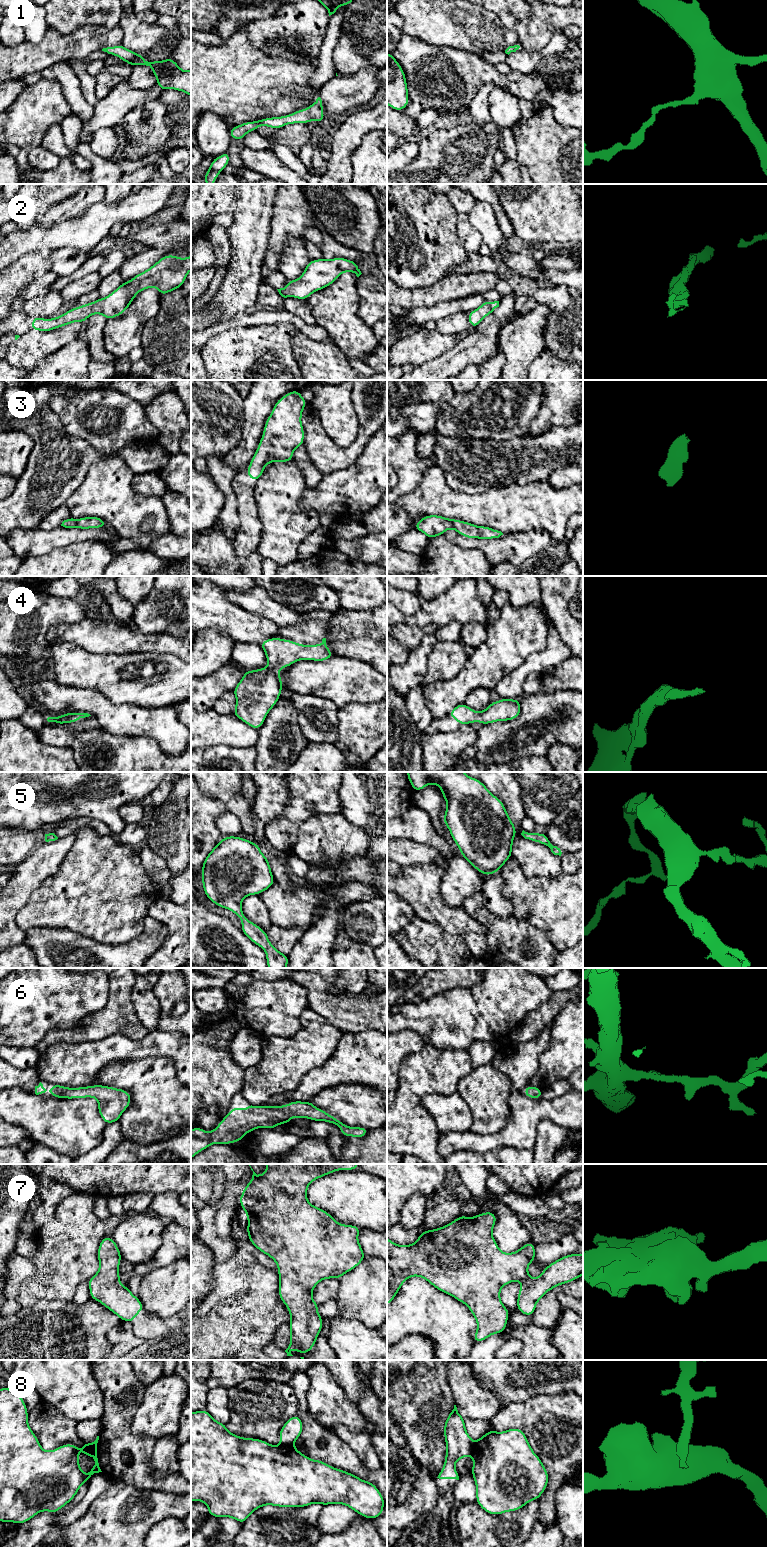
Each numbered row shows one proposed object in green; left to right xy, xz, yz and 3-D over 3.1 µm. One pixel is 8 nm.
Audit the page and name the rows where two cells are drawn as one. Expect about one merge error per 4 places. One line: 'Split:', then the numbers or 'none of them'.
Split: 8

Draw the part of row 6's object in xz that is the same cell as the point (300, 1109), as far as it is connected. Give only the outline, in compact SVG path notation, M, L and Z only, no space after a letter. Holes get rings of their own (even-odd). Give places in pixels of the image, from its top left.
M292 1101L281 1106L254 1106L247 1104L244 1112L241 1107L232 1107L230 1112L211 1132L195 1126L191 1130L191 1160L199 1152L214 1143L232 1144L242 1140L246 1133L257 1128L276 1128L279 1124L287 1124L293 1117L308 1118L312 1121L325 1121L338 1126L346 1137L364 1138L369 1129L365 1127L349 1127L341 1120L326 1111L317 1108L312 1101Z

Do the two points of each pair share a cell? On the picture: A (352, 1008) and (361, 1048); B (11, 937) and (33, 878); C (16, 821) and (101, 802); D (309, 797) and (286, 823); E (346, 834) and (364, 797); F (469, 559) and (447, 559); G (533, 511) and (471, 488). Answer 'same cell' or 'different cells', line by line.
A: different cells
B: same cell
C: same cell
D: same cell
E: different cells
F: same cell
G: different cells

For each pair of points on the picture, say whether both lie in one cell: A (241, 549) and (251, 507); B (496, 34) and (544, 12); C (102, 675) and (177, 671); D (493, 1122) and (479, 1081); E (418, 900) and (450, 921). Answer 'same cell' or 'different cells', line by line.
A: same cell
B: different cells
C: same cell
D: same cell
E: same cell

